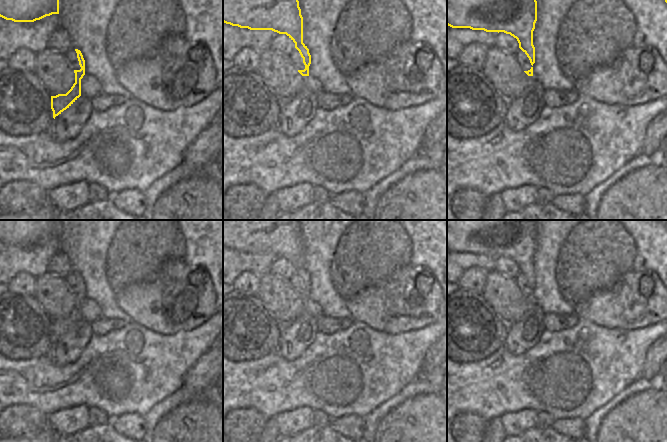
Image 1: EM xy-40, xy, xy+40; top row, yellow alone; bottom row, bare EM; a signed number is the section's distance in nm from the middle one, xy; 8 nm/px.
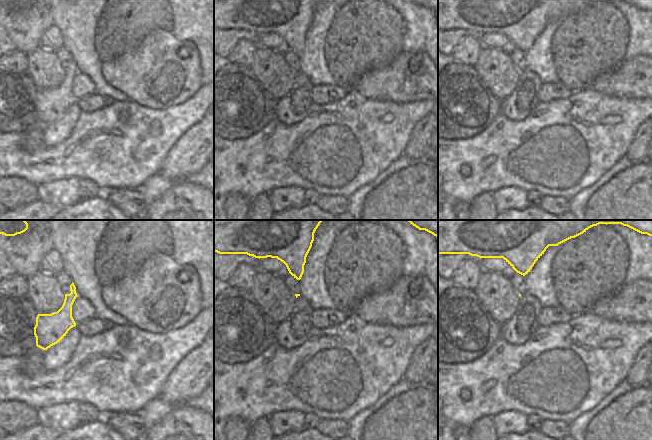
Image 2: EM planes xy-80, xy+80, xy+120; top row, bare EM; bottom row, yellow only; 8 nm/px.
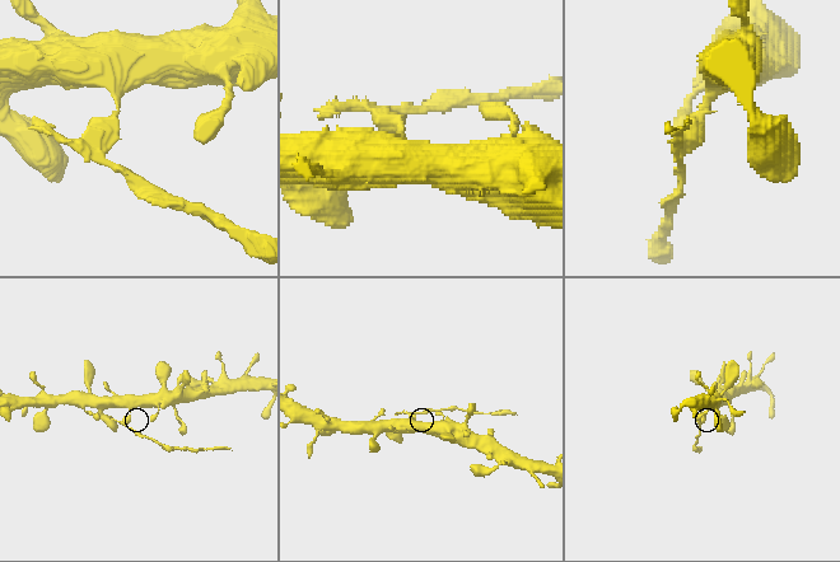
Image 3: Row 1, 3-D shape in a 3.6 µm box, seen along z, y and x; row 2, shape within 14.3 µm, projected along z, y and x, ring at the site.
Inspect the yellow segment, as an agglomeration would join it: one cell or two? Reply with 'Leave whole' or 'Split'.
Split

